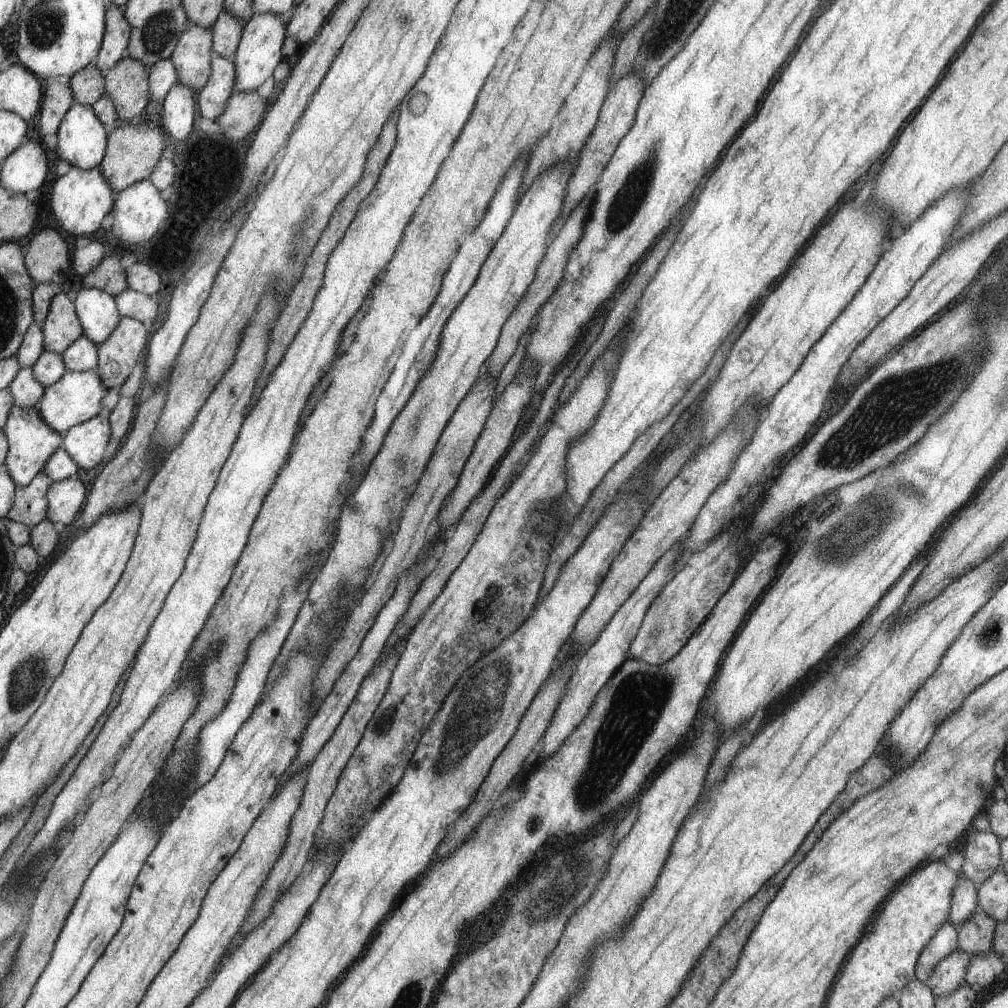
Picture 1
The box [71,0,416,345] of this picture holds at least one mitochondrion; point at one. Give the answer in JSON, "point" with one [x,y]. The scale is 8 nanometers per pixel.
{"point":[158,32]}

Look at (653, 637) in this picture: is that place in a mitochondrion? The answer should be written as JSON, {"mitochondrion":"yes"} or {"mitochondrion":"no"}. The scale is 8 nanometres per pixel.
{"mitochondrion":"yes"}

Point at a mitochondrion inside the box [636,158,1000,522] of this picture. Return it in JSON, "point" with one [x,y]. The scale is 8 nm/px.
{"point":[894,407]}

